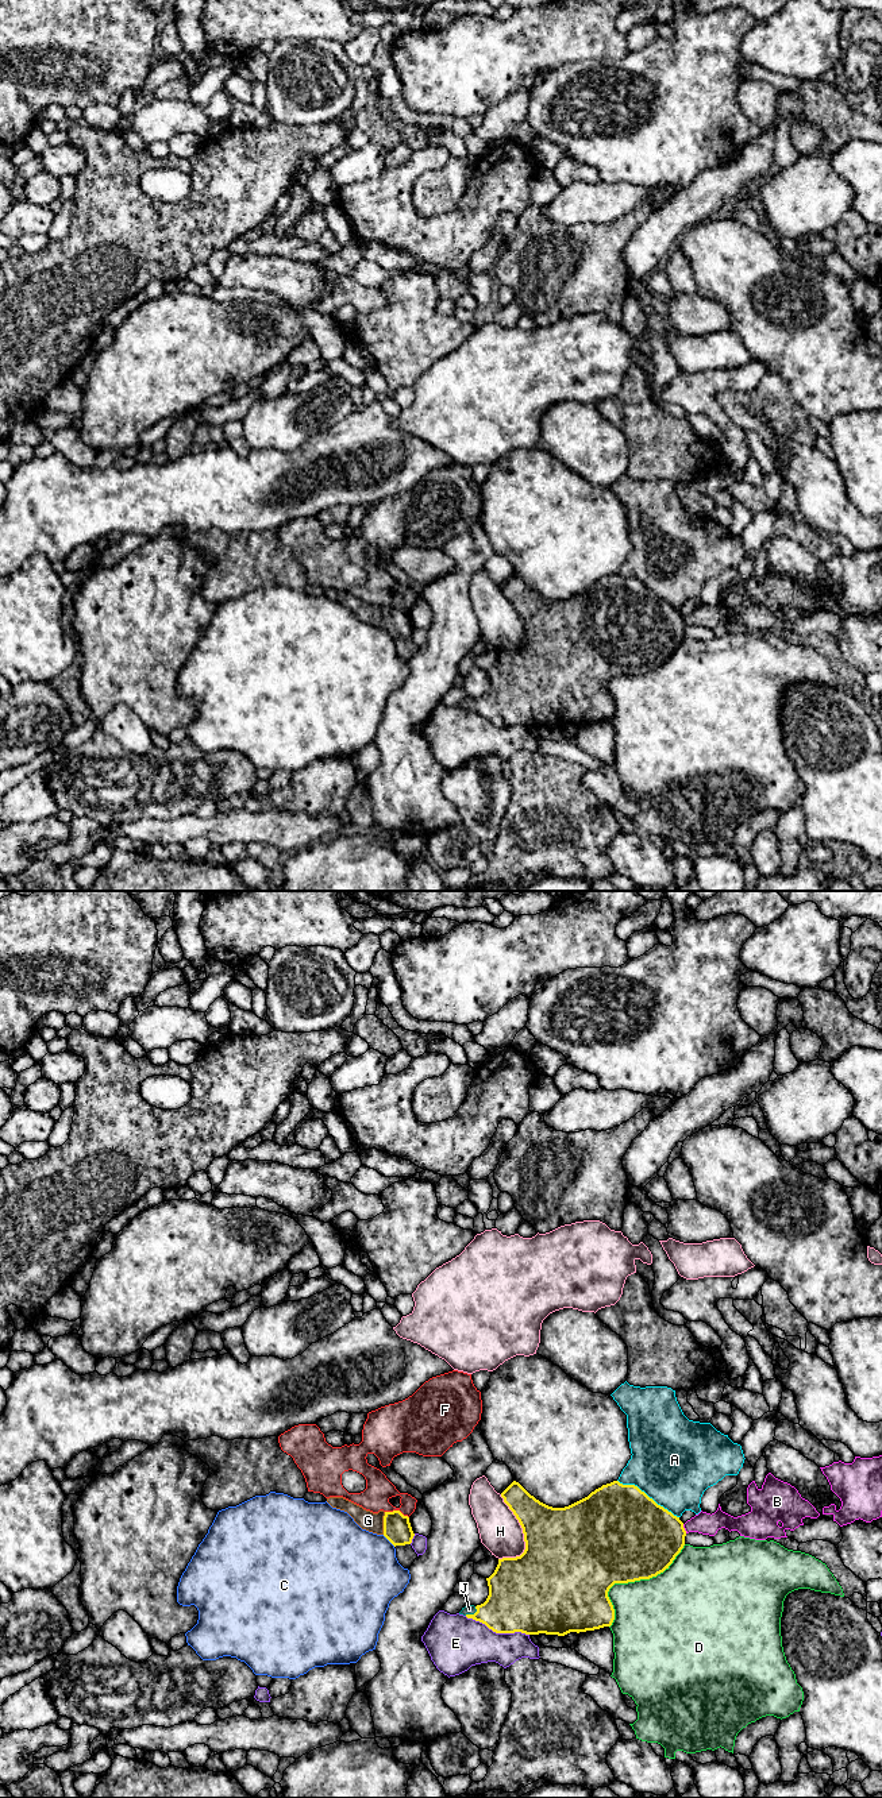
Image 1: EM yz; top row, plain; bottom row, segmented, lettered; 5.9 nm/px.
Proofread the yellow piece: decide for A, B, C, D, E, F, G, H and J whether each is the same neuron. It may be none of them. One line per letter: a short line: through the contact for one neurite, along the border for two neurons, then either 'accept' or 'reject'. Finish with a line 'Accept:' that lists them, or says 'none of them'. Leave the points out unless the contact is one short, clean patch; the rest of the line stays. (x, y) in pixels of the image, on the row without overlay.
A: reject
B: reject
C: yz (382, 628), (395, 639) | reject
D: reject
E: reject
F: reject
G: accept
H: reject
J: yz (512, 698), (499, 706), (472, 707), (469, 702) | accept
Accept: G, J

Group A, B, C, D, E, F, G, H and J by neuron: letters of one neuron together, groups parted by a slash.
A / B / C / D / E / F / G J / H

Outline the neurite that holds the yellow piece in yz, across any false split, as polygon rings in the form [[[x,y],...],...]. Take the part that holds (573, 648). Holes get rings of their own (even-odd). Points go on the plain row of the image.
[[[513,574],[502,586],[504,595],[519,613],[525,634],[520,649],[498,652],[494,665],[486,671],[489,688],[481,698],[467,697],[459,707],[485,717],[496,726],[558,728],[586,725],[611,719],[615,702],[608,690],[615,676],[650,672],[663,665],[685,638],[686,624],[679,610],[658,598],[635,578],[619,574],[602,578],[588,590],[565,601],[548,599]]]

